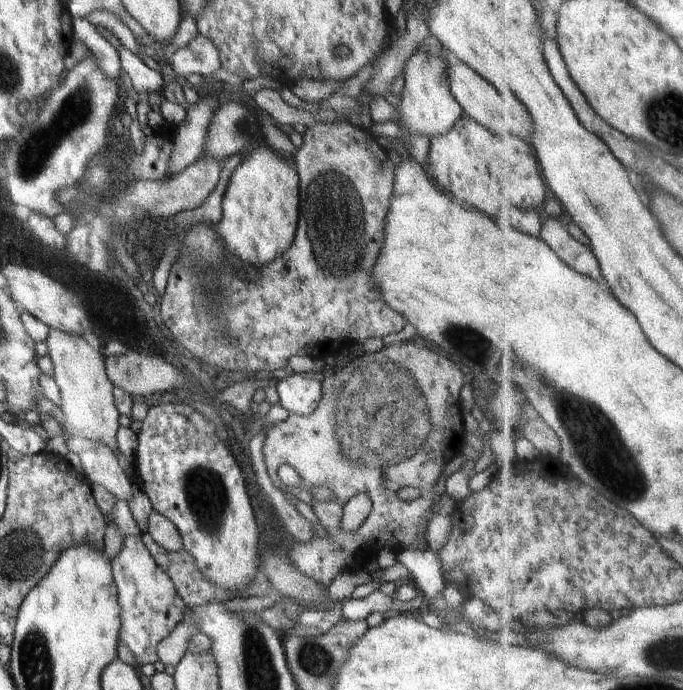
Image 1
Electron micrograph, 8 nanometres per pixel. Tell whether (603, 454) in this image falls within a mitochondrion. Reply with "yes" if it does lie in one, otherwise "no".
yes

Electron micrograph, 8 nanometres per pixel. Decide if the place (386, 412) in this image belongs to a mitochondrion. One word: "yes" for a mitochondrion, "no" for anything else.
yes

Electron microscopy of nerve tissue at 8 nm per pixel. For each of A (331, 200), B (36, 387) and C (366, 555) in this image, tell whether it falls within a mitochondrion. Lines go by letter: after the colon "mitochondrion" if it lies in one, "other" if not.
A: mitochondrion
B: other
C: other

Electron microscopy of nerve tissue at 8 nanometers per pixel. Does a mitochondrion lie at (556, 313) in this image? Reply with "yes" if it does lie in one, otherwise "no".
no

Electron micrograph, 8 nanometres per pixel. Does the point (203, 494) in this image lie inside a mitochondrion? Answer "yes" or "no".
yes

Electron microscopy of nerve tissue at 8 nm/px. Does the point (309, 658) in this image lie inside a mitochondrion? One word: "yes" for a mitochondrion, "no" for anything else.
yes

